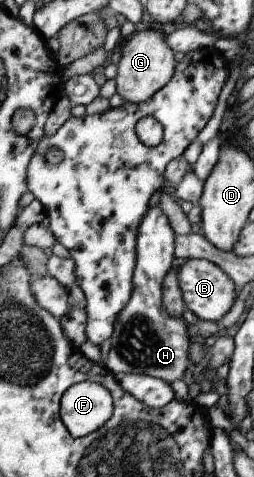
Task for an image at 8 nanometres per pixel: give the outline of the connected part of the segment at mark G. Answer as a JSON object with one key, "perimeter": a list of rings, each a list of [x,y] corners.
{"perimeter":[[[152,26],[147,29],[143,28],[143,31],[134,31],[120,50],[120,59],[116,64],[117,71],[113,79],[116,83],[116,93],[125,102],[132,104],[149,99],[169,81],[176,64],[173,55],[166,37],[157,27]]]}

